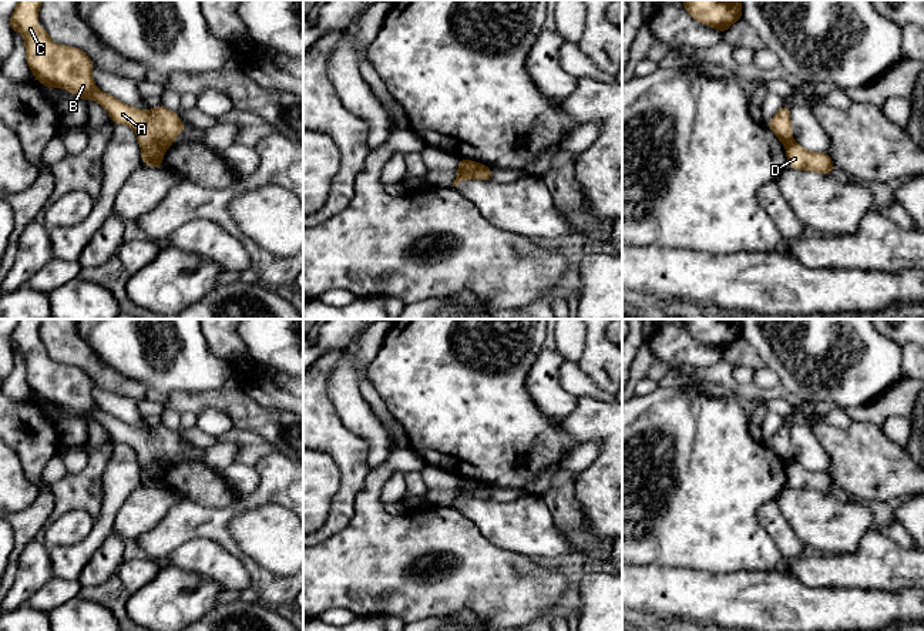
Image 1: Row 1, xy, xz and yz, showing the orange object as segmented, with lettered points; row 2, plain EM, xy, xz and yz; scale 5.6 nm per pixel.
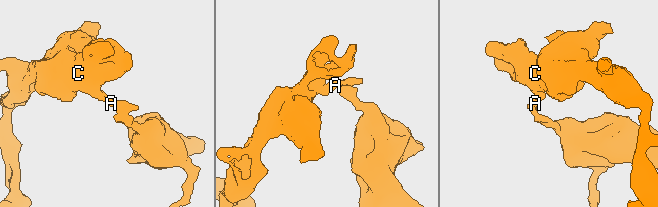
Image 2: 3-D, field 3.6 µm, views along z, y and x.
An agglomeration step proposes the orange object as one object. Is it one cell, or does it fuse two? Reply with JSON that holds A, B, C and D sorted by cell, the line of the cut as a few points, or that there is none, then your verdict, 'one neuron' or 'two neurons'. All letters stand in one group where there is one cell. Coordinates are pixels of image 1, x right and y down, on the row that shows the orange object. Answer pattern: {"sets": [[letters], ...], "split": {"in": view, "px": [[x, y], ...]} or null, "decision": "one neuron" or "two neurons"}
{"sets": [["A", "B", "C"], ["D"]], "split": {"in": "xy", "px": [[168, 145], [148, 145], [143, 148]]}, "decision": "two neurons"}

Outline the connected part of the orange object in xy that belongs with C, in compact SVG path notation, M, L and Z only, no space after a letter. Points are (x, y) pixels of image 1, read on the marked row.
M19 0L19 6L10 16L10 31L19 30L24 37L26 60L34 78L46 87L64 88L78 95L81 100L94 100L110 114L112 122L130 125L138 137L138 145L148 148L154 145L172 145L175 137L185 131L179 115L162 105L152 107L149 113L134 108L115 97L101 93L93 80L94 61L87 53L77 47L54 44L44 27L37 24L38 9L43 0Z

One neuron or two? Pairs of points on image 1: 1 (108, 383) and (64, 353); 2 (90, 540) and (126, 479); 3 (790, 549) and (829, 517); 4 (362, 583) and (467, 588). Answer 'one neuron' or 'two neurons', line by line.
1: one neuron
2: one neuron
3: two neurons
4: one neuron

